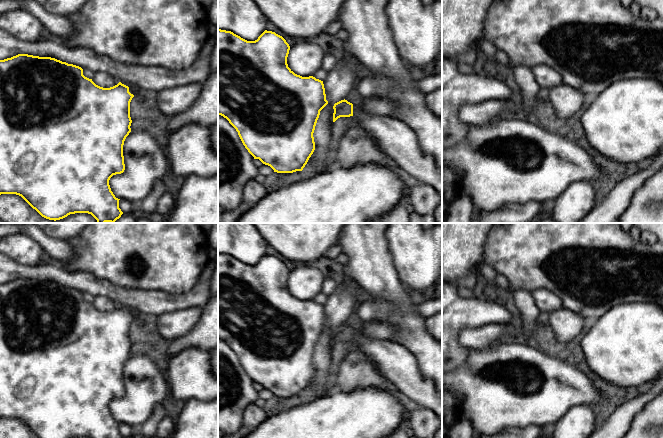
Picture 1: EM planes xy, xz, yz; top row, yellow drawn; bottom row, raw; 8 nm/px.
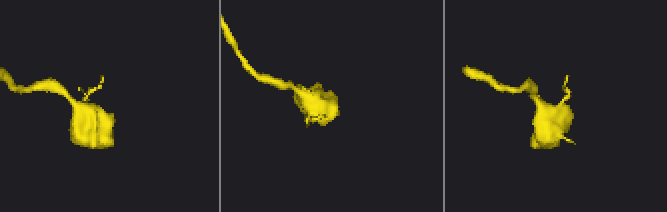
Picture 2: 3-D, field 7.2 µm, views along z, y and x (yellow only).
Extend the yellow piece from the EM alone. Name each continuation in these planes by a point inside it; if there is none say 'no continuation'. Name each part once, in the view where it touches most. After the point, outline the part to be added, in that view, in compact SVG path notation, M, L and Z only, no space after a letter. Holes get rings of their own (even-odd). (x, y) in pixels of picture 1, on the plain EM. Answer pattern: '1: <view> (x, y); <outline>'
1: xz (399, 366); M353 329L353 341L401 393L420 407L433 411L442 420L442 394L434 382L420 372L410 351L396 342L371 339L360 329Z

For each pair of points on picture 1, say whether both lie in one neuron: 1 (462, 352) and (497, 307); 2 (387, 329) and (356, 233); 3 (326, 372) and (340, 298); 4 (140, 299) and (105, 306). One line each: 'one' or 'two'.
1: one
2: two
3: one
4: two

